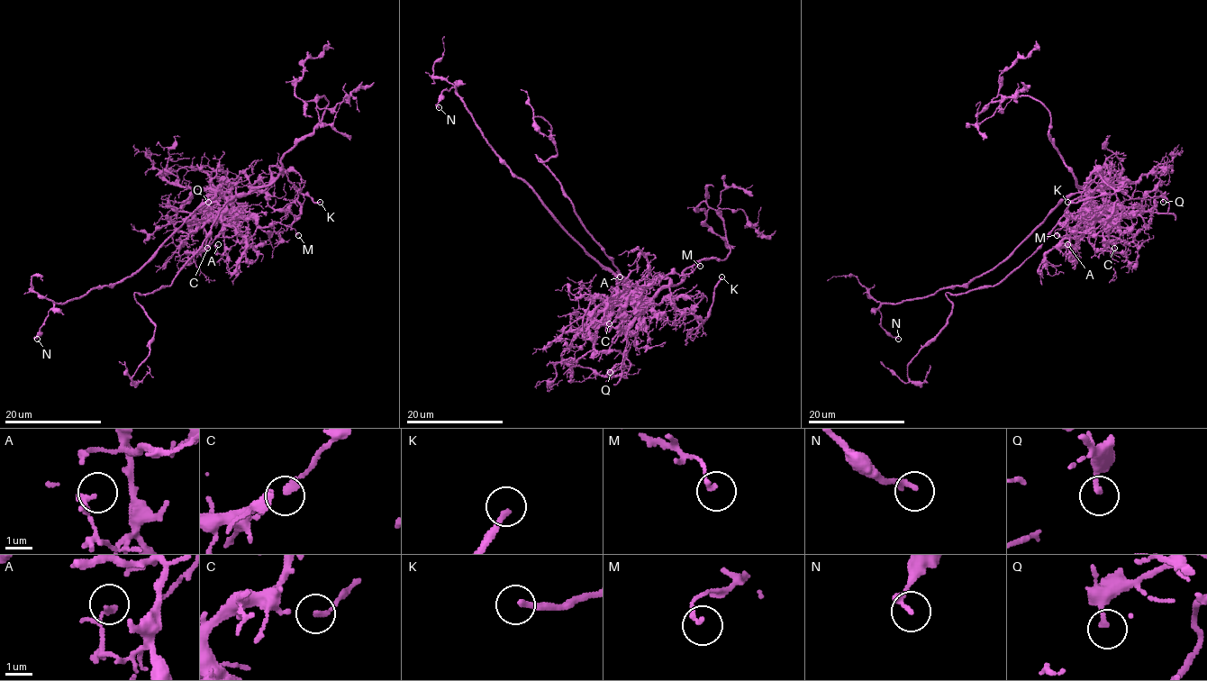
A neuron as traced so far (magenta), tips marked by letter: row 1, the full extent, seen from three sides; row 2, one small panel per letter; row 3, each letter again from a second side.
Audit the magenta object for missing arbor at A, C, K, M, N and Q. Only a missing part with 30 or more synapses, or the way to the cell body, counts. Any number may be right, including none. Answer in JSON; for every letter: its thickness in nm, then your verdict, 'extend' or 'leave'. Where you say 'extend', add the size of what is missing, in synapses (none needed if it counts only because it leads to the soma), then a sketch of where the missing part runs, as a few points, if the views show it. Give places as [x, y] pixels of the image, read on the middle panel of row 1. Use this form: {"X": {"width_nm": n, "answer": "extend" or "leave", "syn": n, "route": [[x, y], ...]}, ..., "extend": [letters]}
{"A": {"width_nm": 160, "answer": "leave"}, "C": {"width_nm": 140, "answer": "leave"}, "K": {"width_nm": 220, "answer": "extend"}, "M": {"width_nm": 140, "answer": "leave"}, "N": {"width_nm": 240, "answer": "leave"}, "Q": {"width_nm": 190, "answer": "leave"}, "extend": ["K"]}

